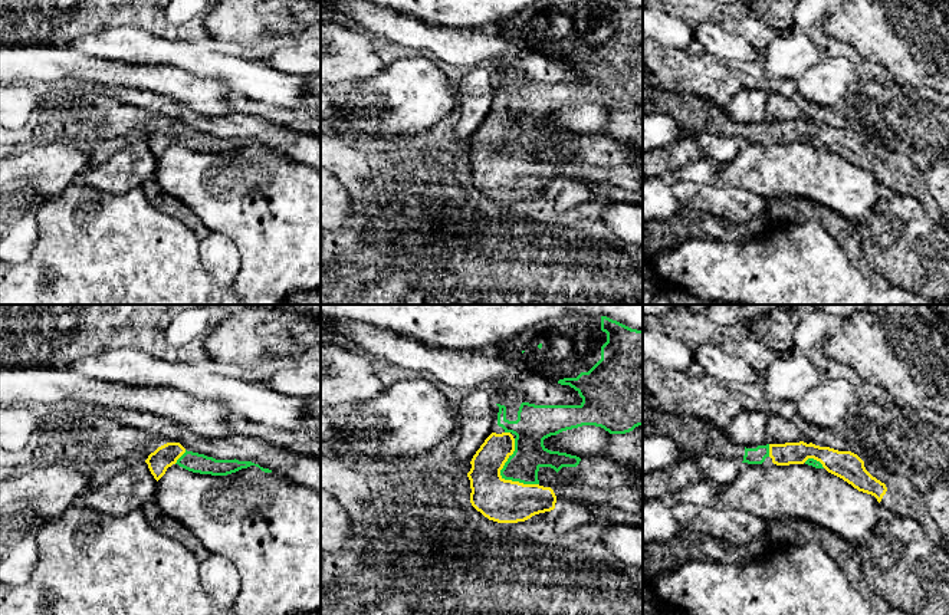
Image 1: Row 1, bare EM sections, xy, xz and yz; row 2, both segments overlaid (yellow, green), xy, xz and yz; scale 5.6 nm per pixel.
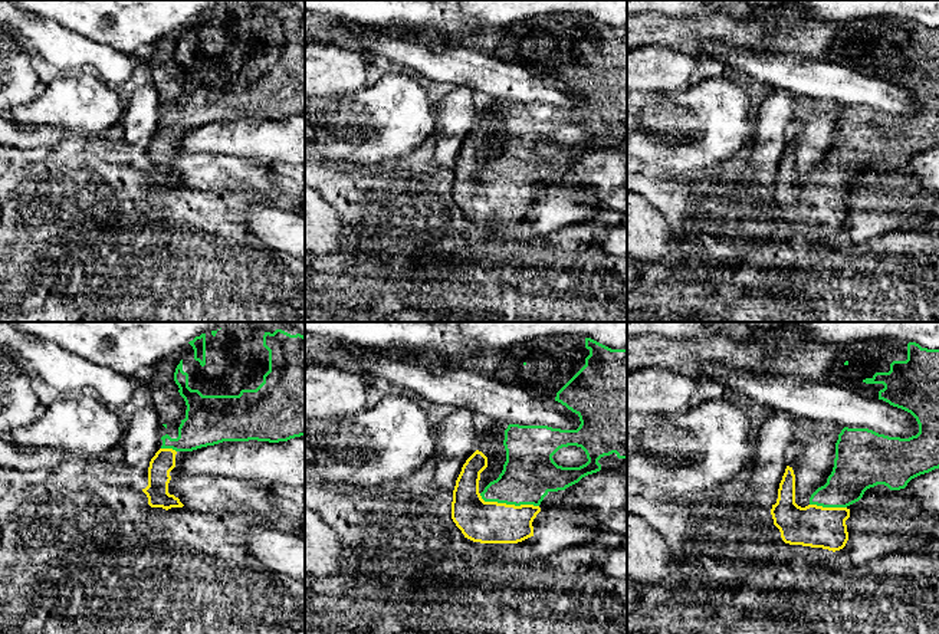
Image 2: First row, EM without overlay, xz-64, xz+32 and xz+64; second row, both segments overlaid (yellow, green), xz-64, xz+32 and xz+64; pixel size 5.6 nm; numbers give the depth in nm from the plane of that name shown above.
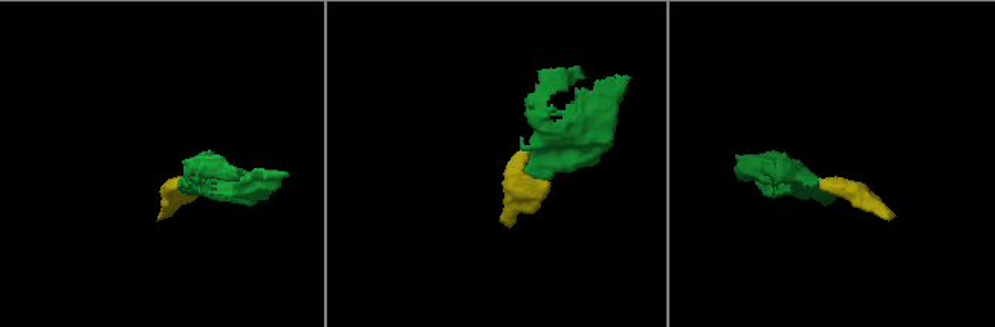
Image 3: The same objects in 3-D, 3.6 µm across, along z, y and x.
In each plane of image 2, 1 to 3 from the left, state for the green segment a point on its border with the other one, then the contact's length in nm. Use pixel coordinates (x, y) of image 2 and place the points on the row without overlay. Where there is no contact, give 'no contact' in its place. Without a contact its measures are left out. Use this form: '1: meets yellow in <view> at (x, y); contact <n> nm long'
1: meets yellow in xz-64 at (168, 127); contact 90 nm long
2: meets yellow in xz+32 at (508, 183); contact 340 nm long
3: meets yellow in xz+64 at (828, 186); contact 200 nm long

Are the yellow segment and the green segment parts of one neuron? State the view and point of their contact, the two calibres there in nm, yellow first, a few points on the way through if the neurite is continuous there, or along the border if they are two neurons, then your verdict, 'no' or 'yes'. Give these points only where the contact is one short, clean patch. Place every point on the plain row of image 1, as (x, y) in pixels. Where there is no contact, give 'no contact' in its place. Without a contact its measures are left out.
xz (501, 154) | 240/180 nm | across xz (501, 178), (501, 154), (508, 154), (529, 132) | yes

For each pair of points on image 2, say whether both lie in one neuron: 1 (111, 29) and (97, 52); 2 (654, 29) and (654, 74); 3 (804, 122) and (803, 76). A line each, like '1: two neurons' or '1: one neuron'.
1: two neurons
2: two neurons
3: two neurons

